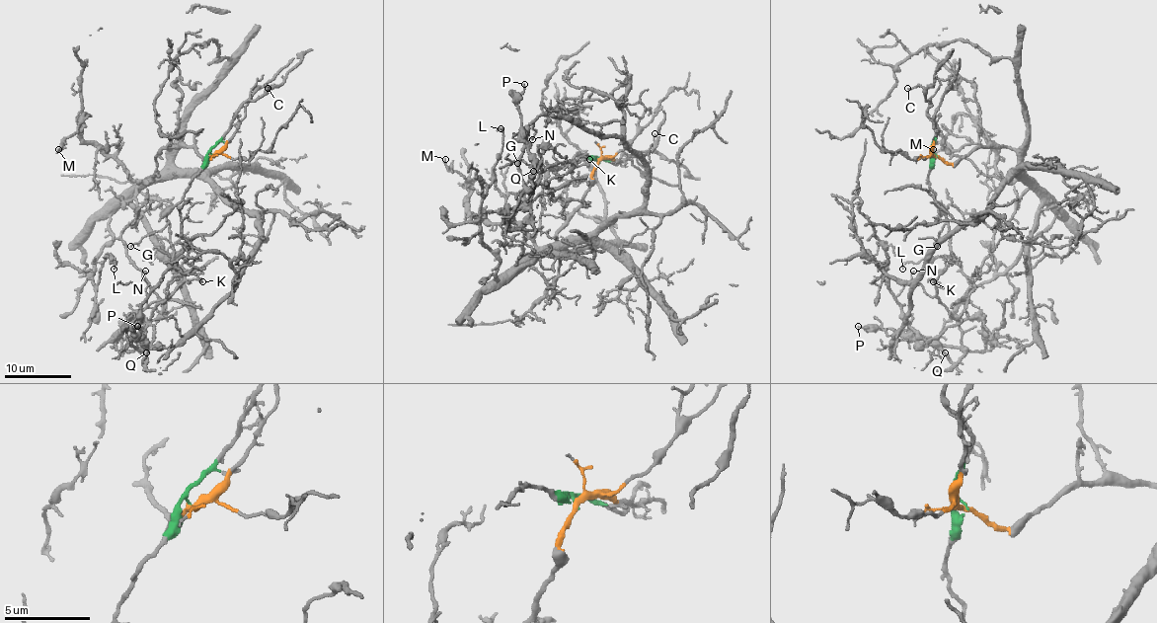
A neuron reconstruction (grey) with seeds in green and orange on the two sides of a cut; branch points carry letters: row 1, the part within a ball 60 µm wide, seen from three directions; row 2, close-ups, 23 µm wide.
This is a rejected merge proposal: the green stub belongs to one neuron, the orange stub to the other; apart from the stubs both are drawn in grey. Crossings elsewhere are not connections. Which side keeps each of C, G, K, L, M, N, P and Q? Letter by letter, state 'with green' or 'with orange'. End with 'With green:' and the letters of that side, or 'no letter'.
C: with green
G: with green
K: with green
L: with orange
M: with orange
N: with green
P: with green
Q: with green
With green: C, G, K, N, P, Q

